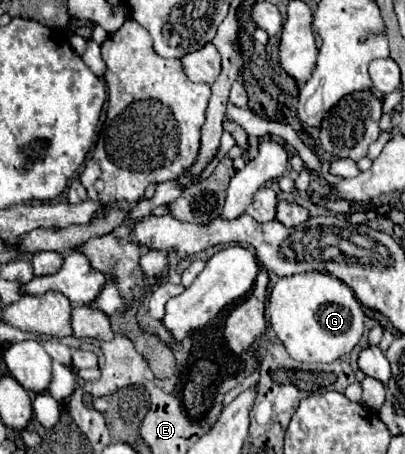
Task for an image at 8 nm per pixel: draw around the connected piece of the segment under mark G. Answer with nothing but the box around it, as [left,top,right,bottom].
[268,271,364,363]

